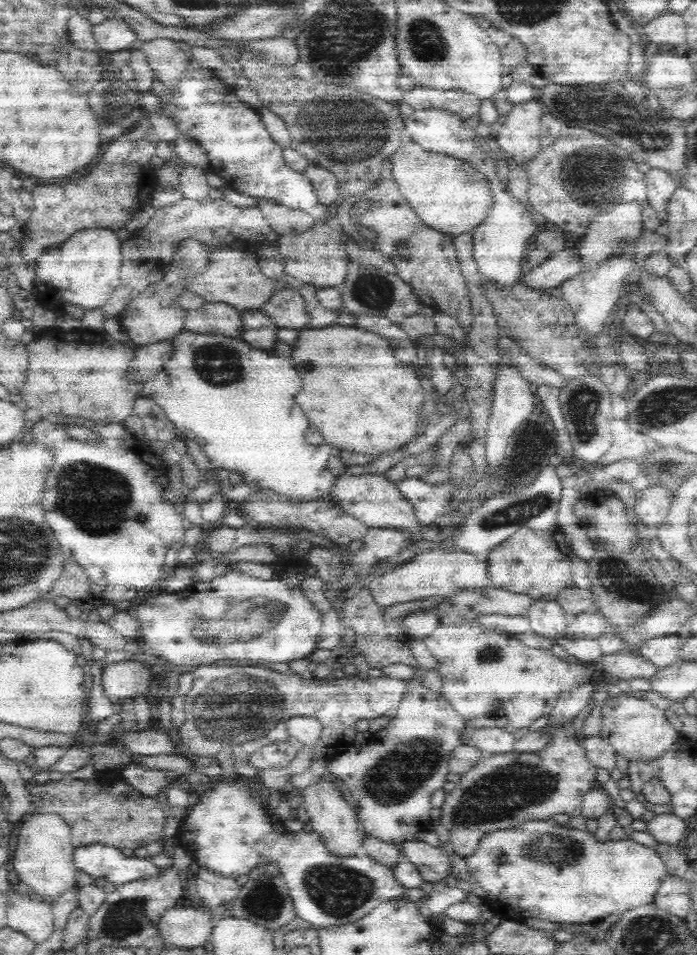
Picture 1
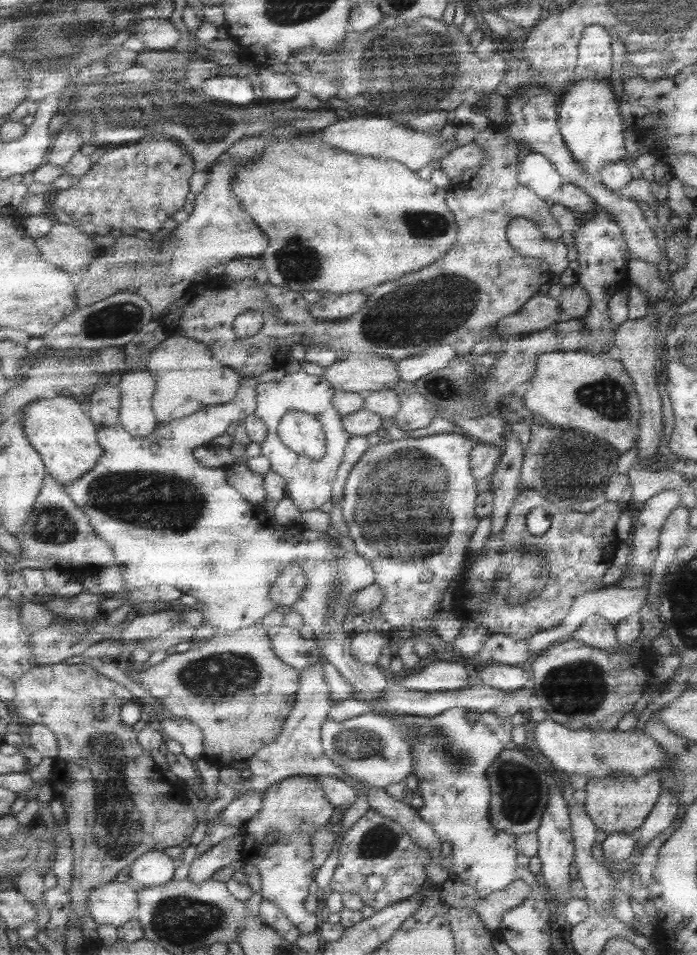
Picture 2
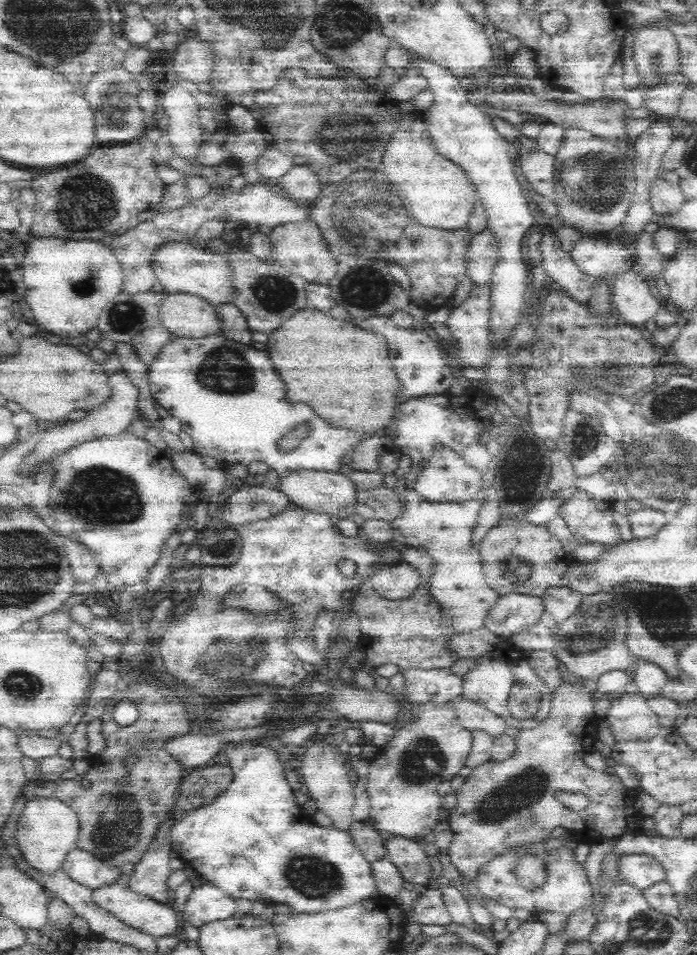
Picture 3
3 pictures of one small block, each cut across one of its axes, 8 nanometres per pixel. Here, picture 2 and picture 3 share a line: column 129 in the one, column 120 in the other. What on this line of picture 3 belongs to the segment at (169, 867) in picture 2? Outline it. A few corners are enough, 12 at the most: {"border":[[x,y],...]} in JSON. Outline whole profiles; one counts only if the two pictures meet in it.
{"border":[[78,848],[61,869],[91,889],[121,882],[119,866]]}

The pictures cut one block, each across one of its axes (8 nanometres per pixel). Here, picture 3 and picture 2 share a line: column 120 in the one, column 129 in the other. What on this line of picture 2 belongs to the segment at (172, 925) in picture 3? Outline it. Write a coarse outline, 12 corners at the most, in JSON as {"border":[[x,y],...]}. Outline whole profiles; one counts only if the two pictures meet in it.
{"border":[[110,882],[92,892],[90,916],[119,928],[136,920],[139,889]]}

